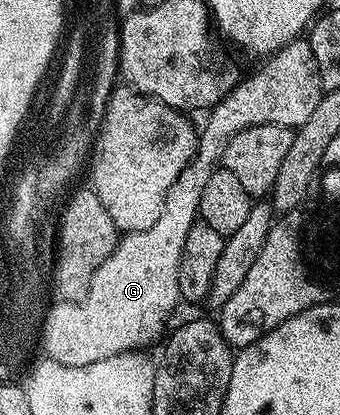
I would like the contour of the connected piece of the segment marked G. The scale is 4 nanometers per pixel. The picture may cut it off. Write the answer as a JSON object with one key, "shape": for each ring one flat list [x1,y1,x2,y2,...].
{"shape":[[301,37,288,43,282,50,267,60,261,71,250,79,241,78,236,86,228,92,226,98,218,101,216,106,207,112,208,120,204,123,204,131,199,132,196,144,196,155,189,161,188,167,182,171,178,181,170,189,164,202,164,211,147,230,127,232,116,244,115,251,95,270,94,278,87,291,87,297,79,303,61,300,57,306,47,310,42,321,41,338,44,337,45,356,64,366,80,366,112,358,120,353,144,347,152,337,162,329,166,319,180,301,178,289,178,265,181,263,183,246,186,245,187,234,200,214,202,189,206,189,206,181,210,181,213,171,224,158,226,145,239,131,245,131,258,125,282,125,293,129,303,125,310,113,318,105,322,94,320,70,314,61,314,53,310,49,307,38]]}

